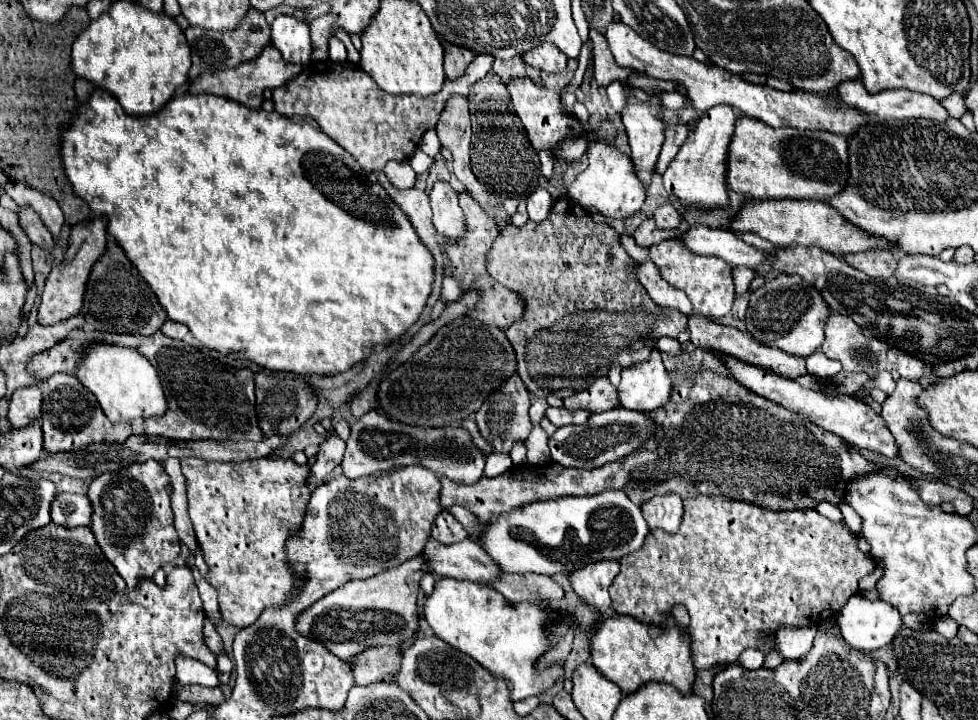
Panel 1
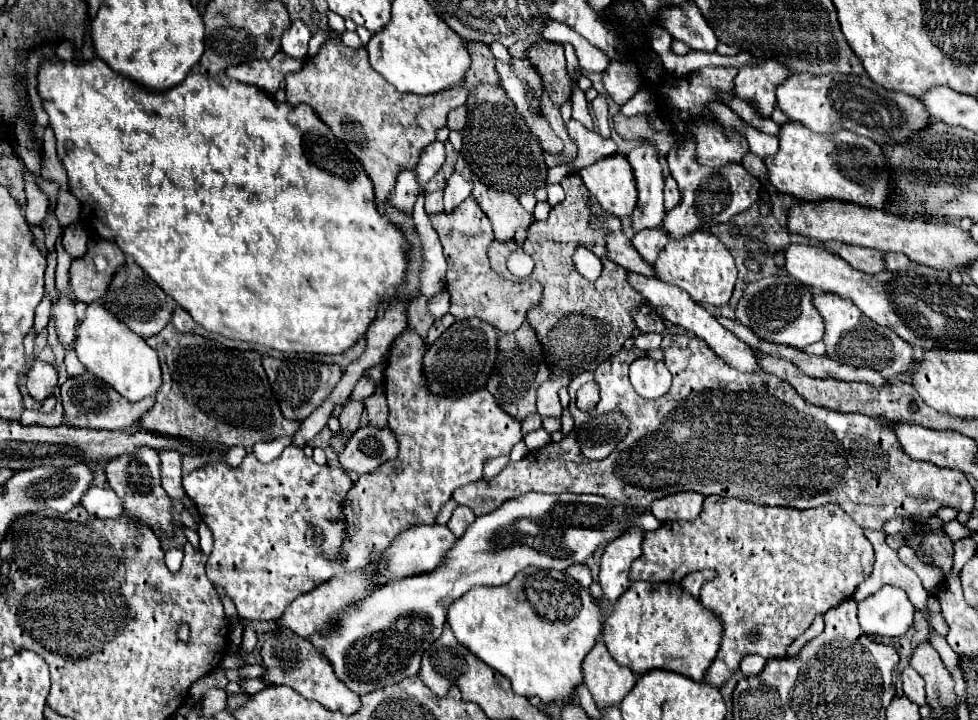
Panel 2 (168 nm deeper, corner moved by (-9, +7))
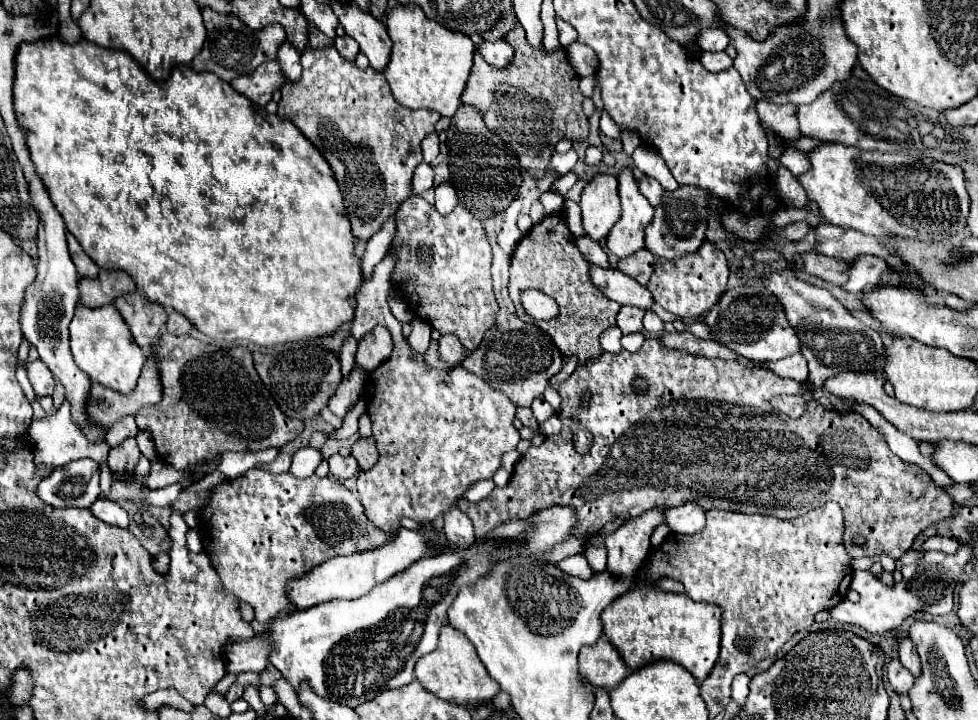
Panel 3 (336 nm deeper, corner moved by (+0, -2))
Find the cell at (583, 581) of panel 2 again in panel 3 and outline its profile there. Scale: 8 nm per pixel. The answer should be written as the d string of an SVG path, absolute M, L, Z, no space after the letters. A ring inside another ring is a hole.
M573 555L563 559L559 563L559 569L567 575L575 575L575 577L581 577L581 579L589 579L593 575L585 555Z

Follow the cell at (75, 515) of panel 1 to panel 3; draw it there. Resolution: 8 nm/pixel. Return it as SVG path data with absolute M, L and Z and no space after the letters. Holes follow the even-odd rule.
M97 499L95 505L91 507L93 515L99 517L101 521L109 523L109 525L115 525L115 527L129 527L129 515L127 511L115 503L115 501L109 501L109 499Z

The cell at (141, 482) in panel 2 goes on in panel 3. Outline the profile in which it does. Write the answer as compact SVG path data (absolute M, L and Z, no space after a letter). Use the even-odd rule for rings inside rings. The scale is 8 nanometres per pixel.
M127 437L119 445L111 447L107 463L109 463L111 471L115 471L119 475L131 475L135 471L139 457L141 457L141 453L139 453L135 437Z

